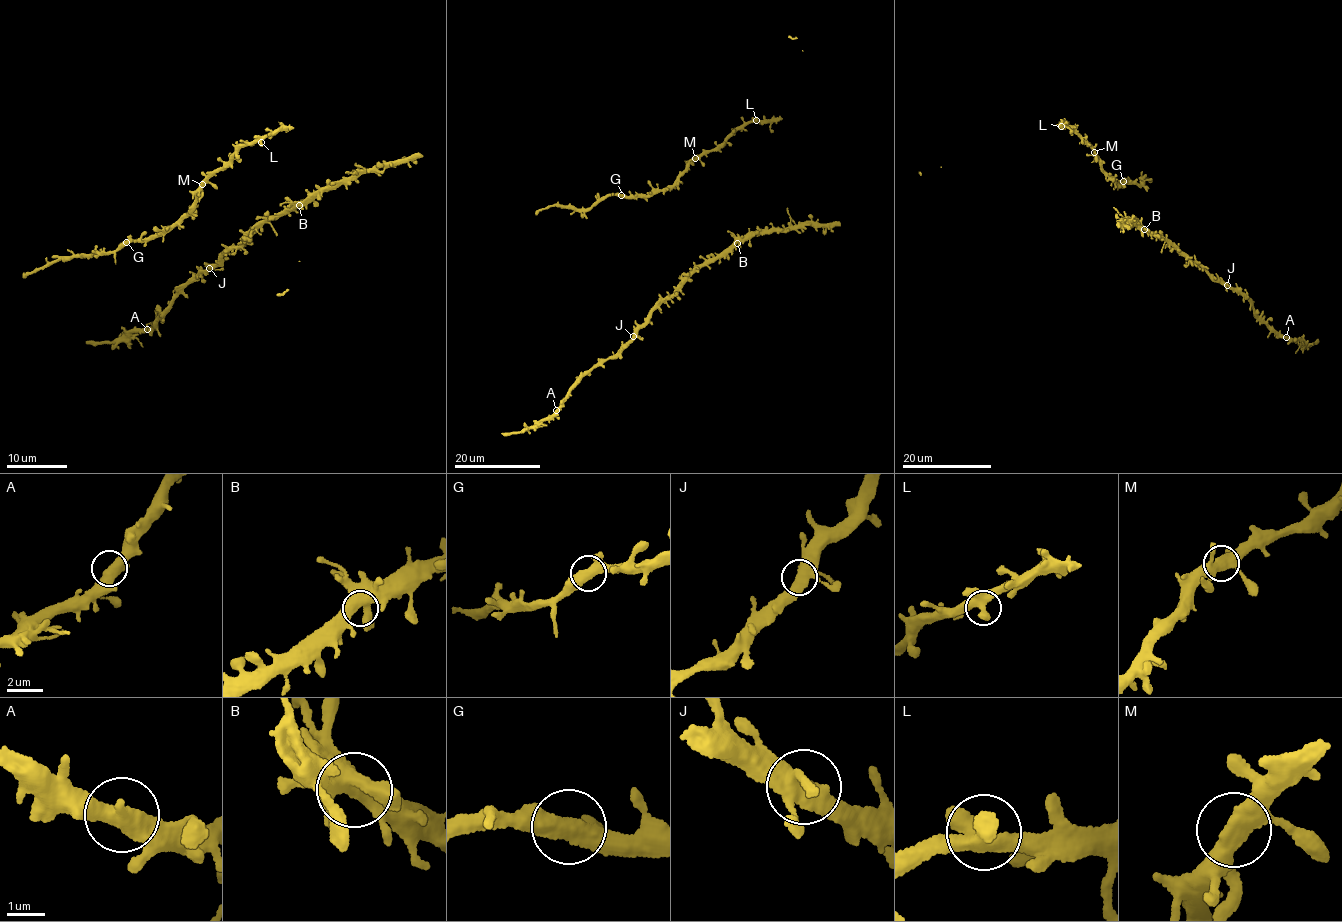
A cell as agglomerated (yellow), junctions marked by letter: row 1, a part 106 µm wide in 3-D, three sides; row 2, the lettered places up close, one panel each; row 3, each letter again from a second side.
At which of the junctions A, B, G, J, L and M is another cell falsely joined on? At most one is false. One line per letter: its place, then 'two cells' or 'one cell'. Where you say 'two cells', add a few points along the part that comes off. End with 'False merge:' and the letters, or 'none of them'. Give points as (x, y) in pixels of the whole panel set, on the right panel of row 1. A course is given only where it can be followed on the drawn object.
A: (1286, 337) | one cell
B: (1144, 229) | one cell
G: (1123, 181) | one cell
J: (1227, 285) | one cell
L: (1061, 126) | one cell
M: (1094, 152) | one cell
False merge: none of them

